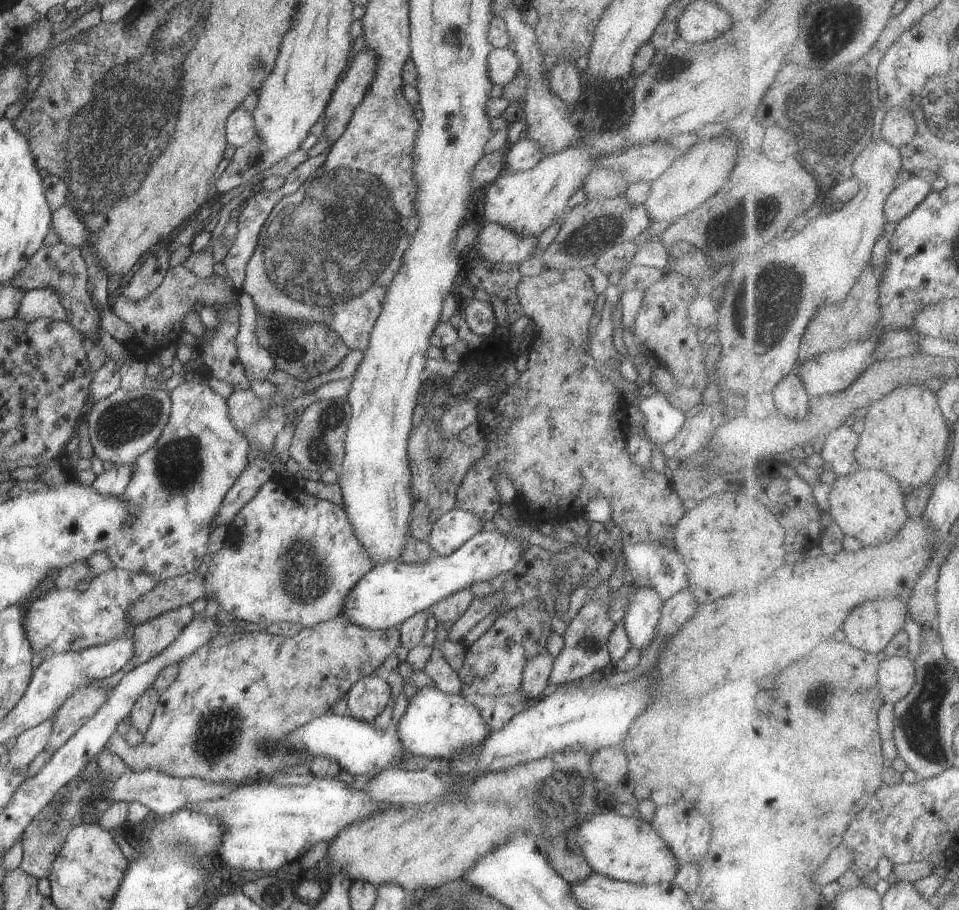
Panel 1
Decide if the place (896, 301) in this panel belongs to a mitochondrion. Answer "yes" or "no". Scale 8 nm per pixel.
no

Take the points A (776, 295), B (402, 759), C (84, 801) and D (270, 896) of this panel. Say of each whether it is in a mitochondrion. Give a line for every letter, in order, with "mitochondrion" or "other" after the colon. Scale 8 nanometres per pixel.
A: mitochondrion
B: other
C: mitochondrion
D: mitochondrion

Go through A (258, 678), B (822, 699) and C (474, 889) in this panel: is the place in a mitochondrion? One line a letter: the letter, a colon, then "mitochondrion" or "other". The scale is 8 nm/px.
A: other
B: mitochondrion
C: other

